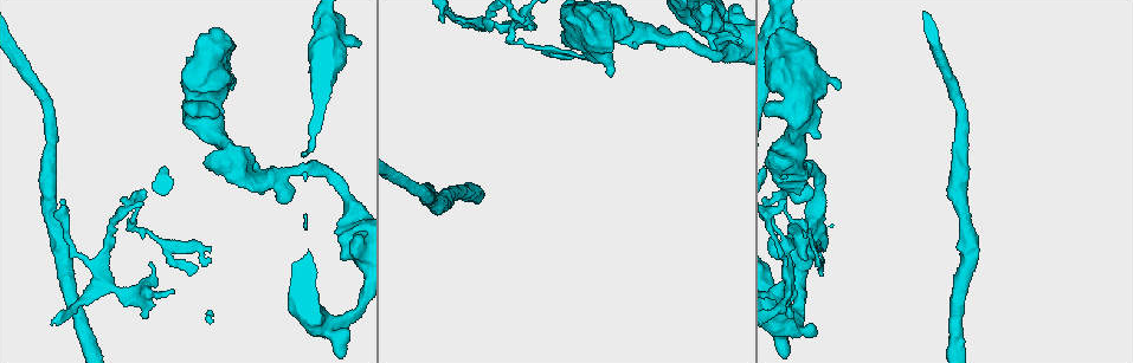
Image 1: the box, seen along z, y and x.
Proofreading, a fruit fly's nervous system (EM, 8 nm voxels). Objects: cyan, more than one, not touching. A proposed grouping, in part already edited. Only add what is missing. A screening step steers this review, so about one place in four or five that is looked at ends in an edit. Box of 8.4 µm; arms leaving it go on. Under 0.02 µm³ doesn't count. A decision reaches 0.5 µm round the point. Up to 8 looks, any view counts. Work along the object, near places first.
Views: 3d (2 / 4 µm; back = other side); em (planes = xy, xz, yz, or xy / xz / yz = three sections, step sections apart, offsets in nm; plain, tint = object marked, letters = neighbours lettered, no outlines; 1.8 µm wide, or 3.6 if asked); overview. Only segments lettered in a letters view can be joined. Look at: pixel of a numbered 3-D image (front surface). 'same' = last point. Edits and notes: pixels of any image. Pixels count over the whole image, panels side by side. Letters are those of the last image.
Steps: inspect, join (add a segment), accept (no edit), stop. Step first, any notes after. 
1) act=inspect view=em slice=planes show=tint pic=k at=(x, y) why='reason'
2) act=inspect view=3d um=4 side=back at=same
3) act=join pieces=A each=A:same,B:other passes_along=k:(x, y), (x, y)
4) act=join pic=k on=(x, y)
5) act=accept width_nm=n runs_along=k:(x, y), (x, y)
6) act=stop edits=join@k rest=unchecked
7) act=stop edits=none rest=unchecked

act=inspect view=em slice=yz step=16 show=letters pic=1 at=(793, 264)

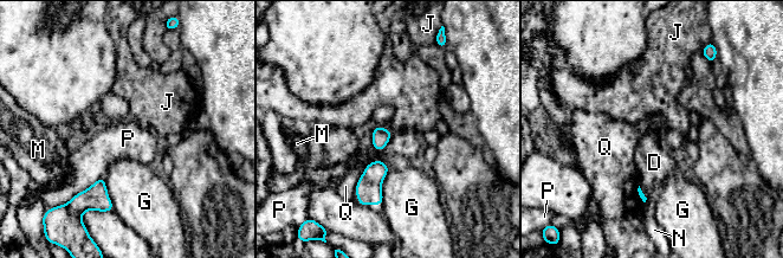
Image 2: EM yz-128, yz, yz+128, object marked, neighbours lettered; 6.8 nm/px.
act=inspect view=em slice=planes show=letters at=same why='another direction'

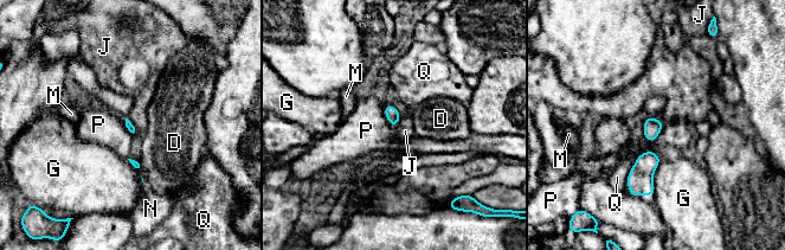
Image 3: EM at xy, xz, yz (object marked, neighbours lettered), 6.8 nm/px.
act=accept each=D:other,G:other,J:other,M:other,N:other,P:other,Q:other border=3:(127, 117), (137, 133) found='none of them fits'

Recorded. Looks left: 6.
act=inspect view=em slice=yz step=16 show=letters pic=1 at=(786, 166) why='an open end'

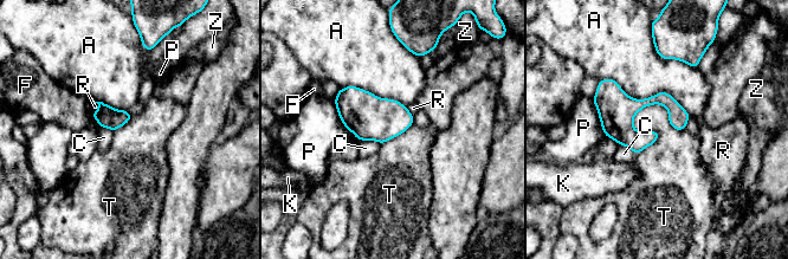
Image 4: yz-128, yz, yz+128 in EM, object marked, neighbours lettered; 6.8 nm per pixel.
act=inspect view=em slice=planes show=letters at=same why='cut it another way'

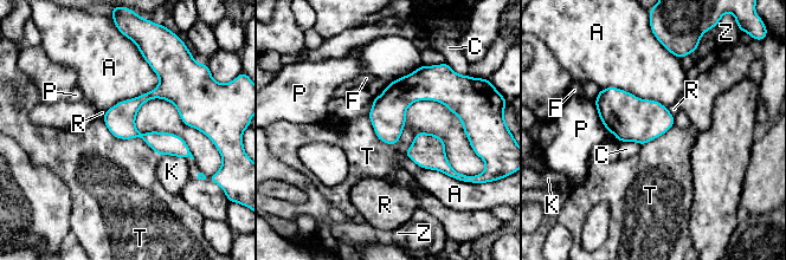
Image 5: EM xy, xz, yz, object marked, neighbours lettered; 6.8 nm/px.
act=accept width_nm=200 longest_contact=A:480nm each=A:other,C:other,F:other,K:other,P:other,R:other,T:other,Z:other found='no lettered segment goes on from it'

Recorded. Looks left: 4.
act=inspect view=3d um=2 pic=1 at=(335, 320) why='sharp bend'

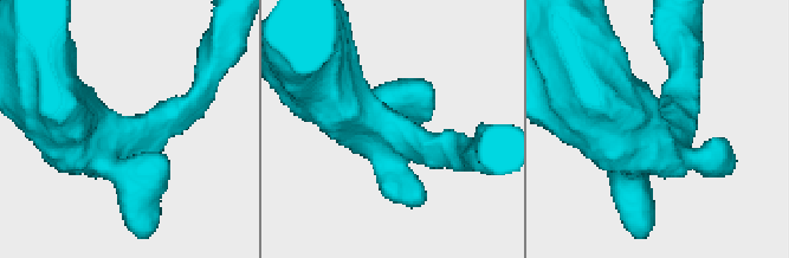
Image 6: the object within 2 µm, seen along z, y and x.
act=inspect view=em slice=planes show=letters pic=6 at=(122, 135)

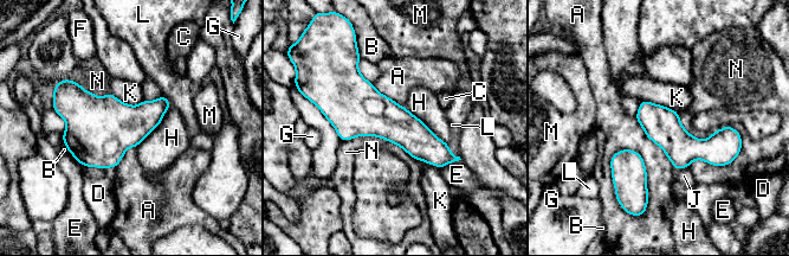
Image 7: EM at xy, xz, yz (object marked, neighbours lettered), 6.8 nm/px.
act=accept width_nm=260 each=A:other,B:other,C:other,D:other,E:other,F:other,G:other,H:other,J:other,K:other,L:other,M:other,N:other border=7:(616, 151), (641, 157), (647, 205) found='no lettered segment goes on from it'

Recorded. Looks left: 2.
act=stop edits=none rest=unchecked

